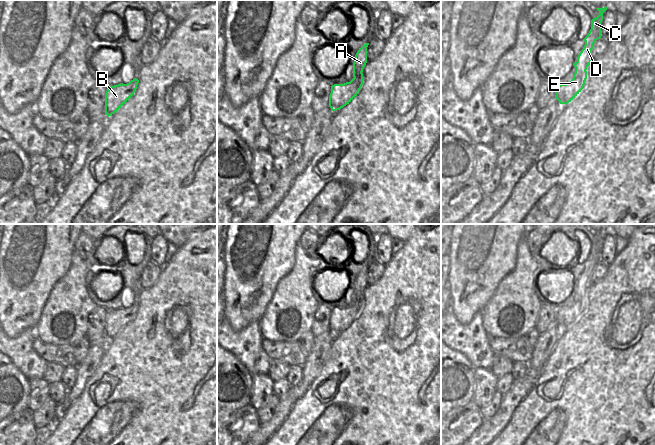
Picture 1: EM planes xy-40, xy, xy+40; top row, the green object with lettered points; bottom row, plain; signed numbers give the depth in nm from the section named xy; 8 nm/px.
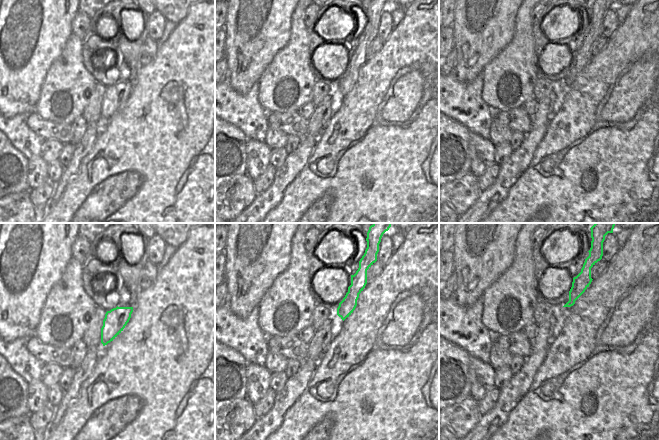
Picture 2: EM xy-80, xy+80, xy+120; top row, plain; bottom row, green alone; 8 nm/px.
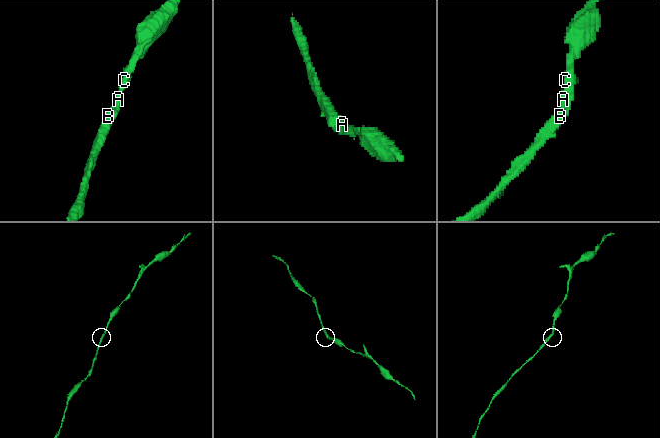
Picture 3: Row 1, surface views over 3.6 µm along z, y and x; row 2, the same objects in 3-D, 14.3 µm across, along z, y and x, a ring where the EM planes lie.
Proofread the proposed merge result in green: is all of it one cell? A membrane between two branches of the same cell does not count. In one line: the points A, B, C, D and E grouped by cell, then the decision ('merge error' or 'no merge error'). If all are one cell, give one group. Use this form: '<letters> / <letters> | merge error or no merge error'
A B C D E | no merge error

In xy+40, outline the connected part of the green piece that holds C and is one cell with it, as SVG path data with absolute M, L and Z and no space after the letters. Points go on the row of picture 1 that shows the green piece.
M605 6L604 8L596 9L599 11L599 15L591 20L591 29L583 39L585 45L577 57L577 62L573 63L573 66L575 67L573 79L566 84L555 86L555 98L560 104L568 104L571 102L581 92L585 85L587 79L586 70L593 60L591 51L595 41L601 38L601 23L603 21L603 13L607 10L607 7Z

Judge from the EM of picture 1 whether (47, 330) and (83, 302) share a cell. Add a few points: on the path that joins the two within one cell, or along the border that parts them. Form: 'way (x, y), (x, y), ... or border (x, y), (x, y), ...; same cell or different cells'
way (50, 319), (53, 315), (72, 305); same cell

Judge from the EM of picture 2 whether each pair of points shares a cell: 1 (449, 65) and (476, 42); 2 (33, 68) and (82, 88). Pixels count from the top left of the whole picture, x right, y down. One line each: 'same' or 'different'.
1: different
2: different

